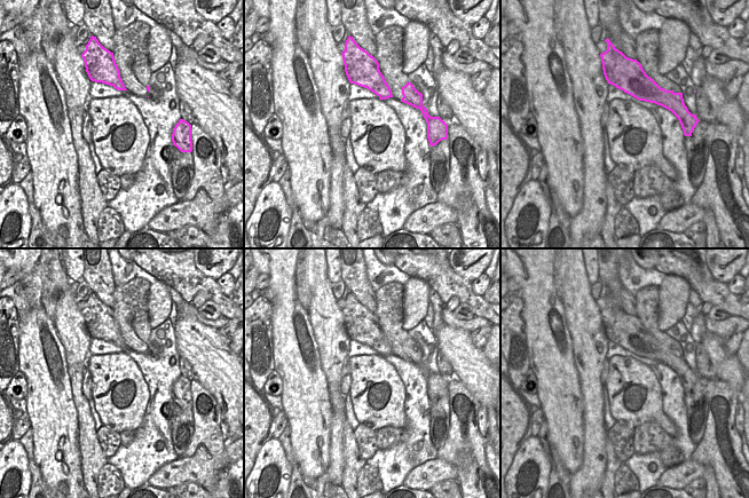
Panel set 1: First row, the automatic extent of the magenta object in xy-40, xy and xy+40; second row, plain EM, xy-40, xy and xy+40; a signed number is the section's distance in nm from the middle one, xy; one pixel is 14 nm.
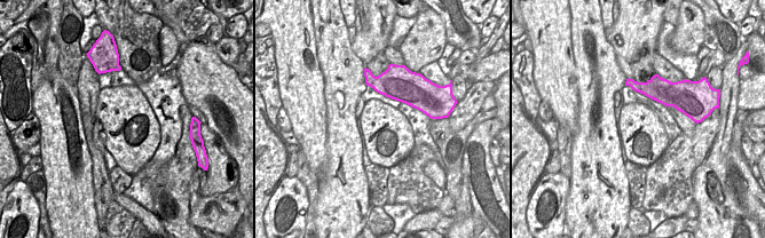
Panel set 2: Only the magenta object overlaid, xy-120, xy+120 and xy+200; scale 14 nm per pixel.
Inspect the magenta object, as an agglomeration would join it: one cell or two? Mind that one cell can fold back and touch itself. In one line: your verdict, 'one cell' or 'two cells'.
two cells

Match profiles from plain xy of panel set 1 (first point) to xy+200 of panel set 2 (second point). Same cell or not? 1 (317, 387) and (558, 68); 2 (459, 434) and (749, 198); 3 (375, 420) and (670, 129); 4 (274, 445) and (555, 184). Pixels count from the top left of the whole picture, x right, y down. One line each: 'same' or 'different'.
1: same
2: same
3: different
4: same

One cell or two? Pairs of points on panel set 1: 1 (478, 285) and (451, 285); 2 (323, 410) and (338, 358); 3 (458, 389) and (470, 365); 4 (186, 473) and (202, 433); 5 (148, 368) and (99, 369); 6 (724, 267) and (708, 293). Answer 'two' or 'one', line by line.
1: two
2: two
3: two
4: two
5: two
6: two

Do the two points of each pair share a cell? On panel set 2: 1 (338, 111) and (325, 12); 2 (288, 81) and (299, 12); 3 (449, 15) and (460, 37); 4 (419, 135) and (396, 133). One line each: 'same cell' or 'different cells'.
1: same cell
2: same cell
3: same cell
4: different cells

